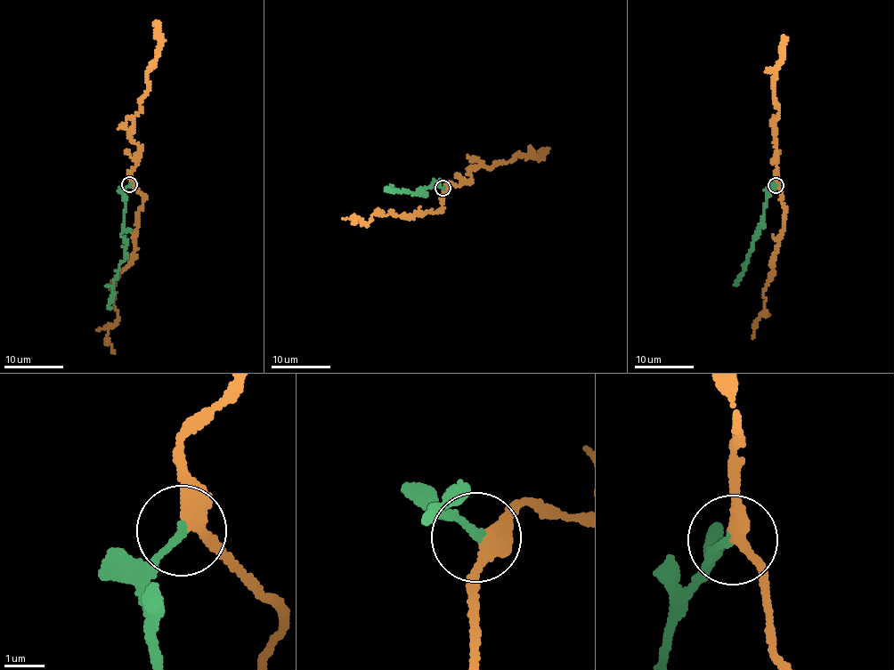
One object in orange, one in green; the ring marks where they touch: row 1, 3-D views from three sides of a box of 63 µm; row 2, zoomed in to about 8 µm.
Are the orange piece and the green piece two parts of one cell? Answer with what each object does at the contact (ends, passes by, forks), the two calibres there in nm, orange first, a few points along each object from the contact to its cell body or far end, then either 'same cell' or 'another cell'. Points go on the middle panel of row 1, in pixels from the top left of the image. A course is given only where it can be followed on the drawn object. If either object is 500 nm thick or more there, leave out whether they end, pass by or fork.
orange passes by; green ends; calibres 280 and 180 nm; course orange (442, 188), (442, 205), (438, 212), (427, 210), (407, 218), (377, 211), (366, 224), (353, 219), (355, 224); course green (442, 188), (438, 185), (426, 190), (419, 189), (414, 196), (405, 191), (386, 189); another cell

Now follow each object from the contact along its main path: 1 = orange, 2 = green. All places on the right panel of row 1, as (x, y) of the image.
1: (775, 185), (779, 189), (785, 211), (784, 229), (772, 277), (764, 291), (765, 311), (759, 316), (752, 337)
2: (775, 185), (768, 193), (753, 248), (735, 286)

